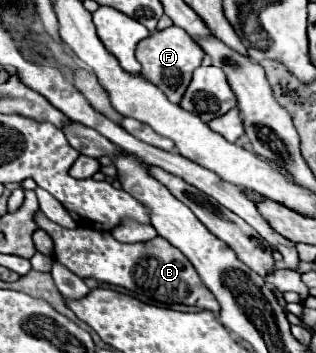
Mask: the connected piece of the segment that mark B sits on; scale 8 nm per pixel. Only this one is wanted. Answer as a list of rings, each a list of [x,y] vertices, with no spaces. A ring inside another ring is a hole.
[[[41,210],[35,212],[33,220],[41,230],[45,230],[53,238],[55,260],[59,260],[63,266],[67,266],[71,272],[75,272],[81,278],[91,276],[99,282],[111,282],[111,284],[123,286],[127,290],[133,290],[141,302],[189,304],[211,312],[219,310],[219,302],[199,280],[193,264],[161,236],[149,242],[123,244],[123,242],[117,242],[109,232],[99,232],[93,228],[81,228],[81,226],[67,230],[51,222]]]

